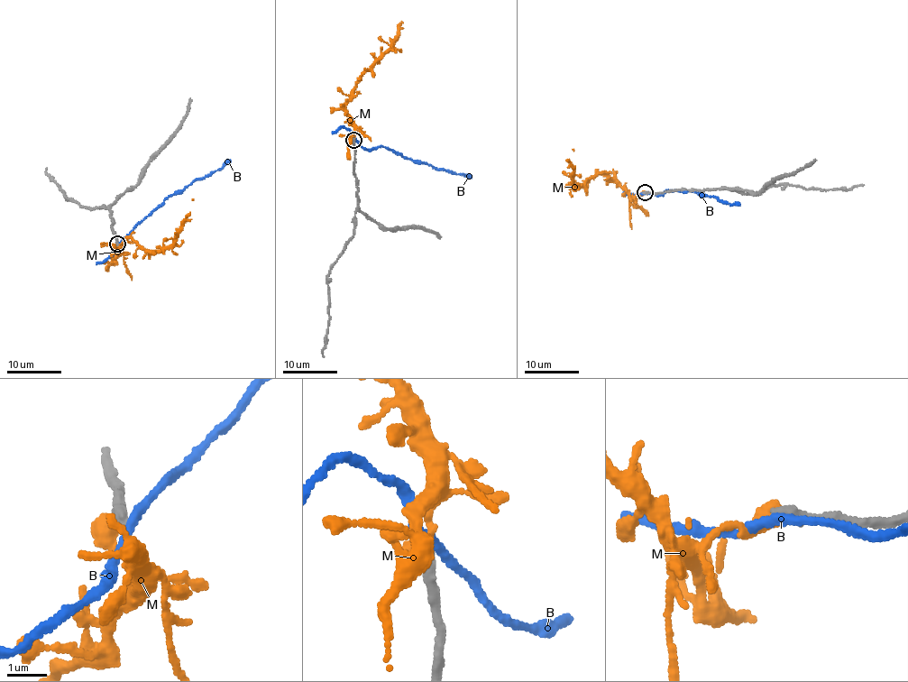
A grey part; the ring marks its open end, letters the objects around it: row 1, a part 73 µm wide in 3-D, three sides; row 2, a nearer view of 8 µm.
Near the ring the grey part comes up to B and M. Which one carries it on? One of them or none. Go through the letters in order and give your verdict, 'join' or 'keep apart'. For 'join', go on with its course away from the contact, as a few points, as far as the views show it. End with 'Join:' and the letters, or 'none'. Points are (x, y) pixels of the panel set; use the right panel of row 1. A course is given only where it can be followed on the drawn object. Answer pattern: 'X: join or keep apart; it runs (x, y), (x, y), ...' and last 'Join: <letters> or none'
B: keep apart
M: keep apart
Join: none

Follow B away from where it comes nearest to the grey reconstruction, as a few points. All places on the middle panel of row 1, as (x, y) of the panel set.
B: (354, 139), (366, 149), (385, 147), (436, 169), (472, 177)

